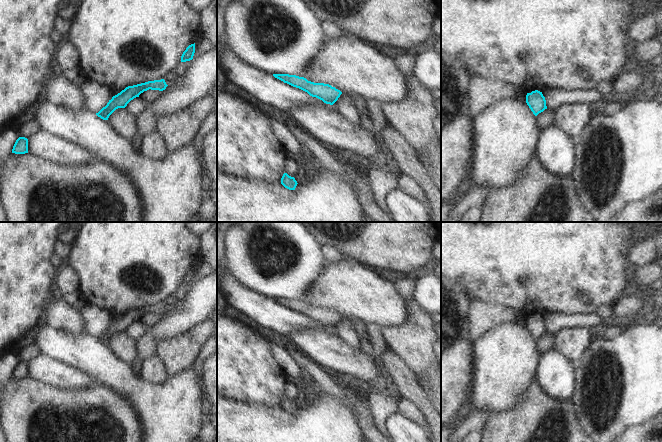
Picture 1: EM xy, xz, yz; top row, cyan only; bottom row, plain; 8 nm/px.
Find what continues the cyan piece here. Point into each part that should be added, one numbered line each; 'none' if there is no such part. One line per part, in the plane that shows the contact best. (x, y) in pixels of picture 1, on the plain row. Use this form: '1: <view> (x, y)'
none

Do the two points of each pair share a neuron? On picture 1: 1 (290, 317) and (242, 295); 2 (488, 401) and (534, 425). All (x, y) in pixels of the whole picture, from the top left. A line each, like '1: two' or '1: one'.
1: one
2: two

